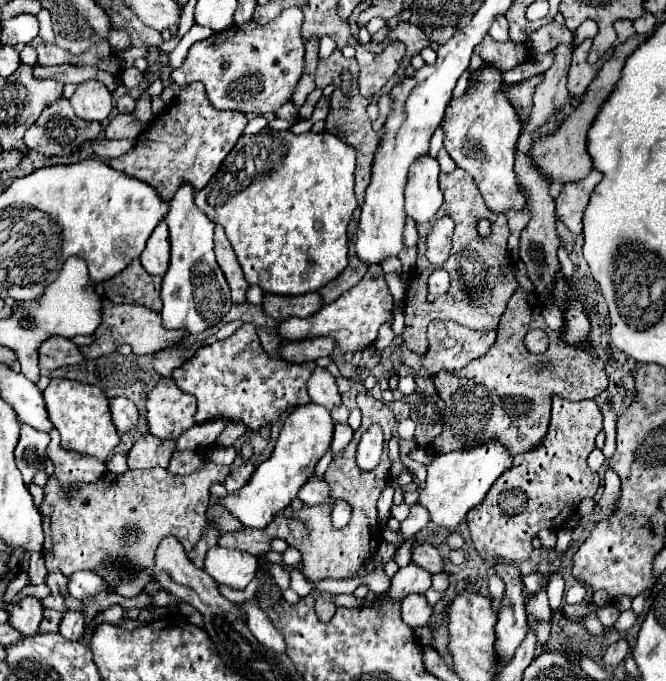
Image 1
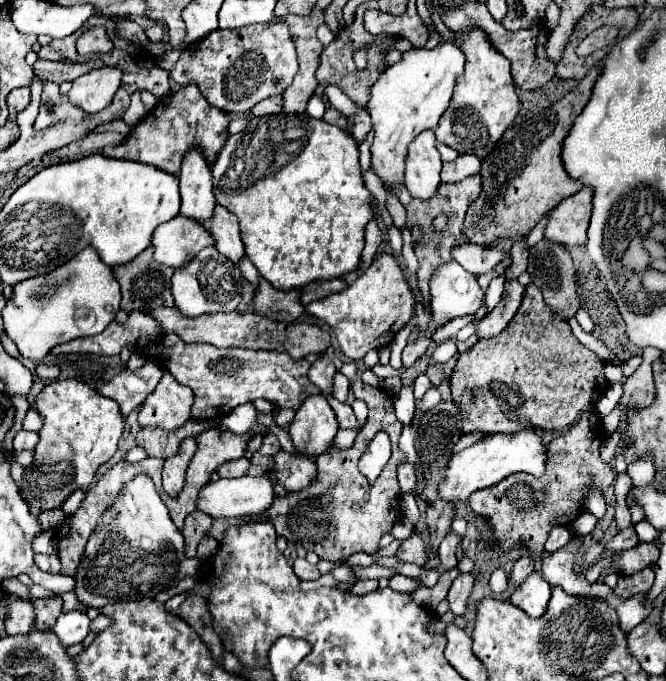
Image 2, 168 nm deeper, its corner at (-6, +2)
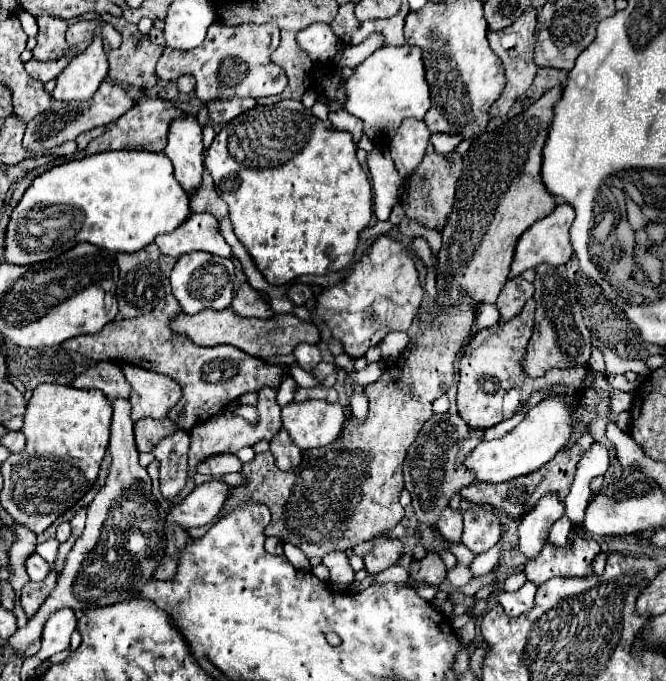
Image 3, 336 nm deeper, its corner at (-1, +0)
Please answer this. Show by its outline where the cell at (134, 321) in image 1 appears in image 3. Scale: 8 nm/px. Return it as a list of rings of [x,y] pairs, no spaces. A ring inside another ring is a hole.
[[[231,308],[215,312],[215,310],[203,310],[199,314],[183,314],[179,312],[171,322],[169,322],[171,330],[179,336],[187,336],[191,338],[191,342],[195,342],[197,346],[217,346],[217,344],[231,344],[237,346],[239,350],[267,360],[275,354],[291,354],[295,350],[297,344],[319,344],[319,330],[315,324],[299,320],[297,316],[291,314],[277,314],[275,318],[269,320],[259,320],[259,318],[243,318],[239,314],[235,314]]]

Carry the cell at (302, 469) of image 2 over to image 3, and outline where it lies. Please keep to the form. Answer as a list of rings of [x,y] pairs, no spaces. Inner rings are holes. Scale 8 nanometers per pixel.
[[[285,430],[277,432],[275,438],[271,440],[271,454],[275,456],[279,470],[283,470],[283,472],[293,470],[301,462],[301,450],[291,442],[291,438]]]

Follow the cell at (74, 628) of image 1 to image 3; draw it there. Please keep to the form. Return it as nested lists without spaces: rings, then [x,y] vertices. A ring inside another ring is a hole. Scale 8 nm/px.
[[[63,608],[51,614],[43,628],[43,646],[37,652],[37,658],[51,658],[53,654],[67,650],[75,628],[77,628],[77,618],[71,608]]]

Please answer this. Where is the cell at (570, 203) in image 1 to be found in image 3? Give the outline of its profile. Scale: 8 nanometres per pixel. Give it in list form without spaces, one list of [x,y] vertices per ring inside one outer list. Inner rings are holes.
[[[563,202],[549,216],[541,218],[539,222],[535,222],[535,226],[531,226],[529,230],[525,230],[523,236],[519,238],[519,242],[517,242],[515,260],[511,264],[509,278],[515,278],[521,272],[525,272],[529,268],[535,268],[537,264],[543,264],[543,262],[553,264],[553,266],[565,264],[573,256],[573,246],[571,246],[571,240],[569,240],[569,230],[571,230],[573,220],[575,220],[575,210],[571,208],[571,204]]]

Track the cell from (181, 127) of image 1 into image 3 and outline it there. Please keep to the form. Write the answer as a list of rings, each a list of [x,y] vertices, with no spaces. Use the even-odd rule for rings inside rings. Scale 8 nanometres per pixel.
[[[141,98],[135,102],[135,106],[125,112],[119,120],[111,122],[105,130],[103,136],[95,138],[89,142],[85,148],[87,154],[99,154],[99,152],[109,152],[109,150],[145,150],[145,152],[165,152],[167,146],[167,134],[171,120],[175,118],[185,118],[189,116],[187,112],[175,108],[171,100],[163,98]]]

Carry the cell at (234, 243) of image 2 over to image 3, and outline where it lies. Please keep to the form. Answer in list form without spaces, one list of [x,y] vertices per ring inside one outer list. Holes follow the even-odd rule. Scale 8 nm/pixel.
[[[207,170],[203,172],[201,188],[191,196],[191,214],[197,214],[197,212],[207,212],[207,214],[215,216],[217,222],[221,222],[223,218],[229,216],[227,202],[217,196],[217,192],[213,188],[213,178],[207,174]]]

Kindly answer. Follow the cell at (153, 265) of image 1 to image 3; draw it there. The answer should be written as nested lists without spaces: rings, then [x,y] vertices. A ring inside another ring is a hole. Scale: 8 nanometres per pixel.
[[[191,214],[179,228],[155,238],[155,244],[165,256],[171,258],[179,258],[195,250],[231,258],[231,248],[223,240],[219,224],[211,214]]]

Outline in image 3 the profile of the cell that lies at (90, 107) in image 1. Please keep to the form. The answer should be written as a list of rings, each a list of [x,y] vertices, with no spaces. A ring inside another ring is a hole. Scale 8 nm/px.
[[[95,38],[91,46],[83,54],[77,54],[57,76],[57,86],[51,96],[61,102],[87,102],[95,96],[107,74],[109,62],[103,52],[103,42]]]

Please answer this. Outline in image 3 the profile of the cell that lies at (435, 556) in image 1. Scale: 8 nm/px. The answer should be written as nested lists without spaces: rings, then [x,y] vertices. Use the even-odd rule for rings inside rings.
[[[381,540],[363,560],[365,560],[365,570],[369,574],[375,574],[375,572],[381,572],[381,570],[387,570],[389,566],[397,564],[403,556],[403,550],[405,550],[405,544],[399,542],[399,540]]]

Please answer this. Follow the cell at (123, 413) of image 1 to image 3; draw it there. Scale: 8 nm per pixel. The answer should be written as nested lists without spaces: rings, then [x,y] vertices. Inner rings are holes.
[[[99,362],[97,366],[79,374],[73,380],[73,386],[77,386],[77,388],[97,388],[109,400],[117,400],[117,398],[127,400],[131,396],[131,384],[123,378],[123,372],[115,362]]]

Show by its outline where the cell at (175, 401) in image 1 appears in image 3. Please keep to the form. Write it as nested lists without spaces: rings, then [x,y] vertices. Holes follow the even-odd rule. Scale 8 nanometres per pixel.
[[[131,364],[123,366],[121,370],[127,382],[133,386],[133,394],[129,398],[133,406],[133,422],[141,418],[167,418],[171,406],[175,406],[175,402],[179,402],[179,398],[183,396],[181,386],[163,374],[149,372]]]

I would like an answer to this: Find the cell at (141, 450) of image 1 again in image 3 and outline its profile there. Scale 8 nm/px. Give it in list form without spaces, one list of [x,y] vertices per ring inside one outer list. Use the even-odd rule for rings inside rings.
[[[169,418],[163,420],[139,420],[135,422],[135,444],[139,452],[151,452],[161,438],[171,436],[179,428]]]

